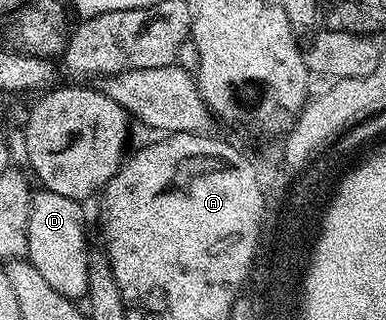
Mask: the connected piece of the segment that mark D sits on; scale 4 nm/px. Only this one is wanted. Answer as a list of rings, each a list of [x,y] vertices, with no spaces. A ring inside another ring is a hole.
[[[34,191],[31,202],[31,218],[29,219],[29,251],[27,259],[29,263],[43,274],[43,279],[51,285],[51,290],[63,294],[71,301],[77,302],[88,293],[89,290],[89,254],[91,245],[85,241],[85,228],[81,225],[82,205],[71,198],[63,198],[63,194]]]

